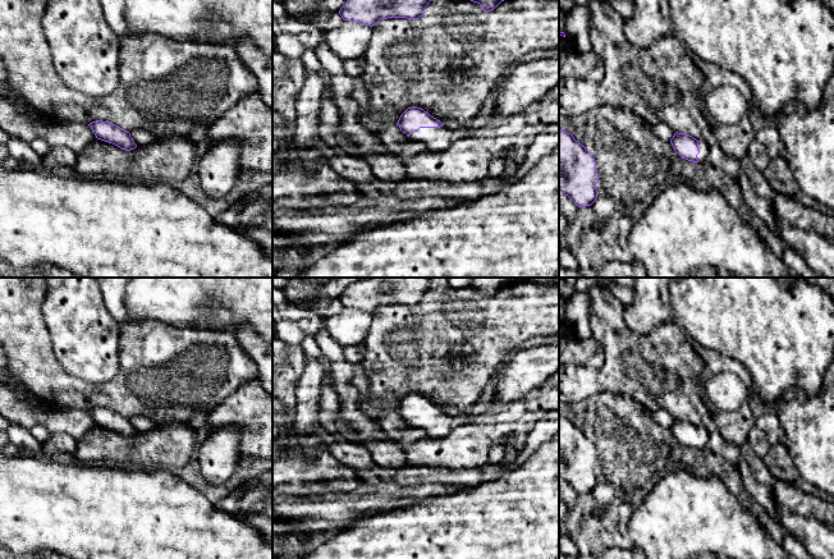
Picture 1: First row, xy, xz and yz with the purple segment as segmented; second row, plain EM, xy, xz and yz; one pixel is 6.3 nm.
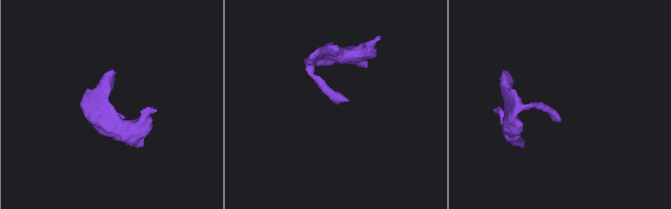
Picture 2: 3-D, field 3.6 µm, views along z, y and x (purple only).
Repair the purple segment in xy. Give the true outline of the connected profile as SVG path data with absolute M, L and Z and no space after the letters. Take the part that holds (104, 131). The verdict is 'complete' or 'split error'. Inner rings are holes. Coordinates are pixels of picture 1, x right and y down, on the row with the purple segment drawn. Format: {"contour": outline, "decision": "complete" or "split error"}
{"contour": "M96 120L88 124L97 139L113 143L122 150L130 151L137 147L130 133L120 127L102 120Z", "decision": "complete"}

